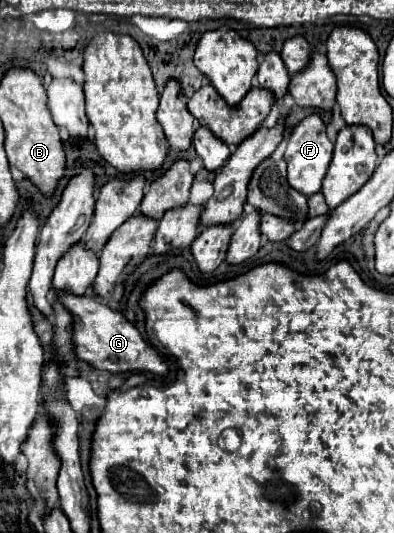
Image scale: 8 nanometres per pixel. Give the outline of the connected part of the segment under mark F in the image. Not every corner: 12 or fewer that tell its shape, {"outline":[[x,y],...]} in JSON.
{"outline":[[319,113],[291,129],[287,181],[303,195],[321,189],[333,155]]}

